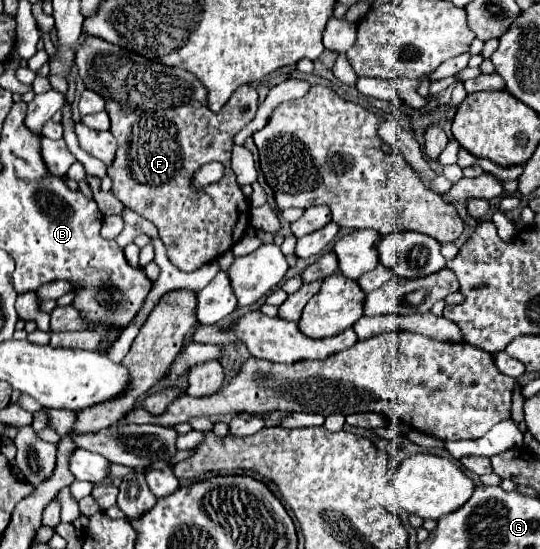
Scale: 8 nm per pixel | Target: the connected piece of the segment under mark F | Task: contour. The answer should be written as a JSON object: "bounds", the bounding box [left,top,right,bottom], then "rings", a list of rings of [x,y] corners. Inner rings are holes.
{"bounds":[78,35,258,271],"rings":[[[88,35],[78,47],[78,75],[84,85],[106,101],[106,111],[112,119],[112,135],[118,141],[116,157],[108,167],[108,175],[114,181],[112,193],[132,211],[152,221],[158,229],[160,239],[168,249],[168,259],[180,271],[196,271],[208,261],[230,251],[236,241],[242,239],[250,221],[250,205],[240,191],[234,171],[230,169],[230,151],[234,145],[234,135],[244,129],[258,111],[258,95],[250,85],[242,85],[234,91],[234,101],[228,101],[220,113],[212,113],[206,105],[206,95],[202,97],[202,83],[188,71],[166,67],[156,61],[148,61],[132,51],[126,51],[114,43]],[[210,161],[220,161],[224,165],[224,177],[206,187],[194,189],[190,185],[190,175],[194,175],[202,165]]]}

